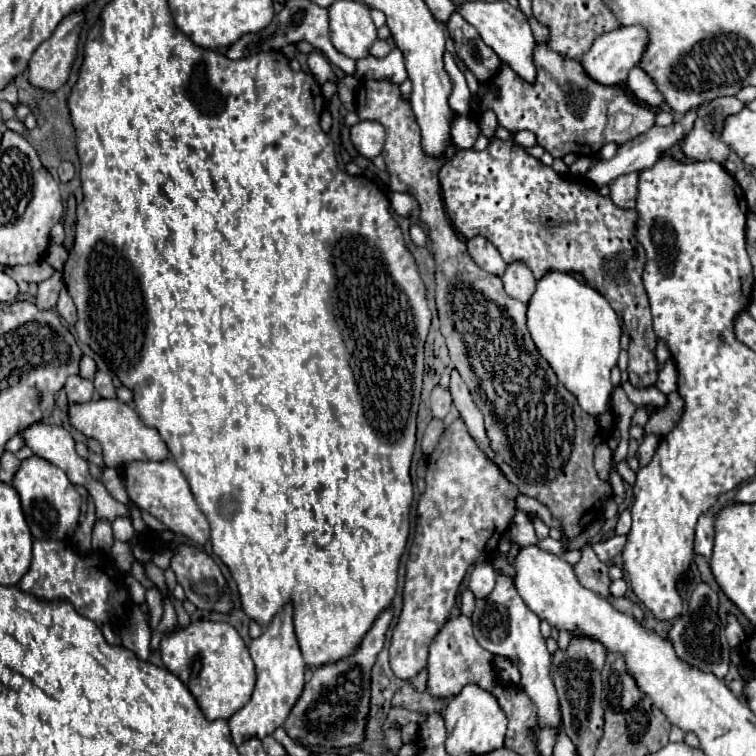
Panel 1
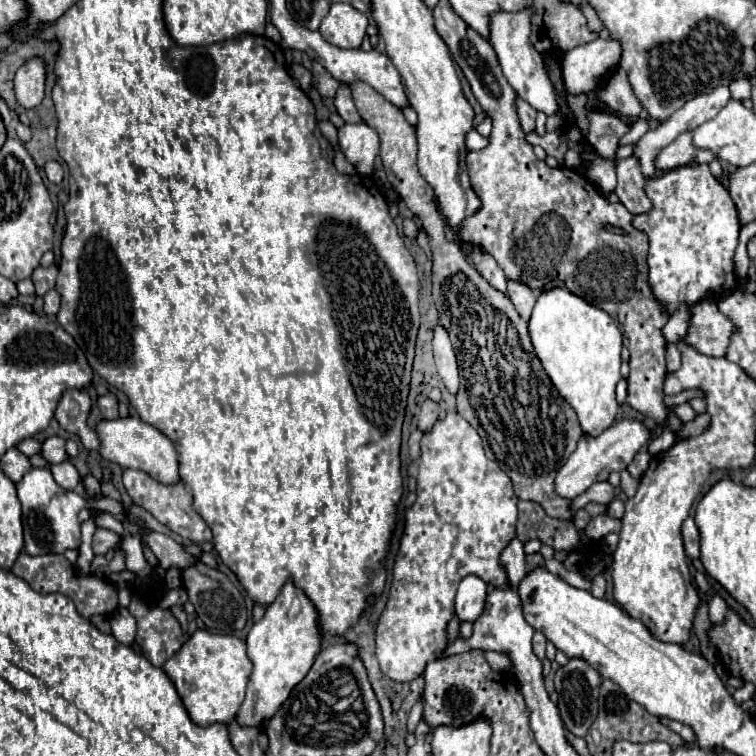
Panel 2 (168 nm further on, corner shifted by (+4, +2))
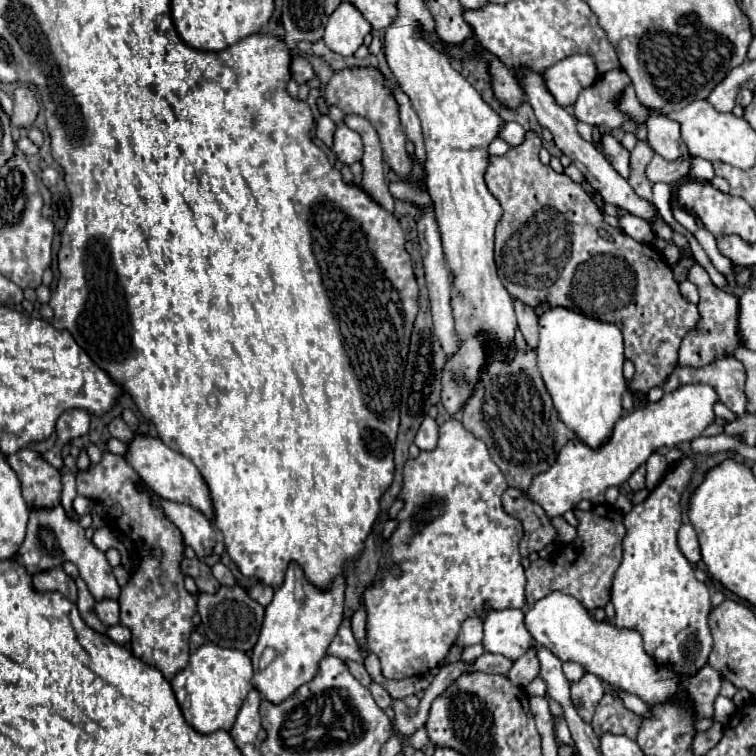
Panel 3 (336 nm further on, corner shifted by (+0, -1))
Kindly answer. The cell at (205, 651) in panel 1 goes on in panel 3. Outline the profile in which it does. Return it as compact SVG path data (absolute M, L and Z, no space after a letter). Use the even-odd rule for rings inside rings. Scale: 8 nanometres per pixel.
M204 643L196 653L190 655L186 669L174 675L172 689L184 719L200 733L214 733L218 729L230 731L232 723L252 689L252 661L244 651L220 647L216 643Z

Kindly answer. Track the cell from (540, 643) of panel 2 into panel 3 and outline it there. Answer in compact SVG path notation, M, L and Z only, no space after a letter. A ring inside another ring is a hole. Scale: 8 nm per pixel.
M534 645L526 655L522 655L518 661L514 661L514 665L512 665L510 673L508 673L508 679L514 685L526 687L526 685L530 685L532 679L538 677L538 673L540 673L540 661L536 659L536 647L538 645Z

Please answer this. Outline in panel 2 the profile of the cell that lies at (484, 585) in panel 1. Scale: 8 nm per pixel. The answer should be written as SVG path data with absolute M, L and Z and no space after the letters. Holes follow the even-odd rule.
M466 576L456 594L456 616L460 622L476 622L484 610L486 584L478 576Z

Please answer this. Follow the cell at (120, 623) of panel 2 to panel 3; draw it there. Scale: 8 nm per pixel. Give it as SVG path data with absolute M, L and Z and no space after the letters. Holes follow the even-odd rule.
M124 625L108 627L106 635L108 635L114 643L118 643L118 645L128 645L128 643L130 643L130 639L132 639L132 633L130 633L130 631L128 631L128 627L124 627Z

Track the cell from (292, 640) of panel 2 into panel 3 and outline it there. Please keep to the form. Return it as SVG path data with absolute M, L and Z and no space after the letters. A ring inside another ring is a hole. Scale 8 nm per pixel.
M296 563L288 567L284 585L274 591L274 599L266 607L260 637L252 649L252 661L256 661L252 687L260 691L262 699L282 703L292 695L292 691L296 691L296 687L308 683L308 679L316 675L316 667L342 623L344 577L336 577L336 581L338 585L330 591L318 591L306 581Z

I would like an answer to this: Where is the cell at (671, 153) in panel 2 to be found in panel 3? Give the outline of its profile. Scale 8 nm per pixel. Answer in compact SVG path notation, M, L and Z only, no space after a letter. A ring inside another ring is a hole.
M654 155L654 159L650 161L650 165L646 167L646 175L652 183L680 183L688 173L690 173L690 167L692 167L692 157L690 155L682 155L680 159L676 161L666 161L664 157L660 155Z

